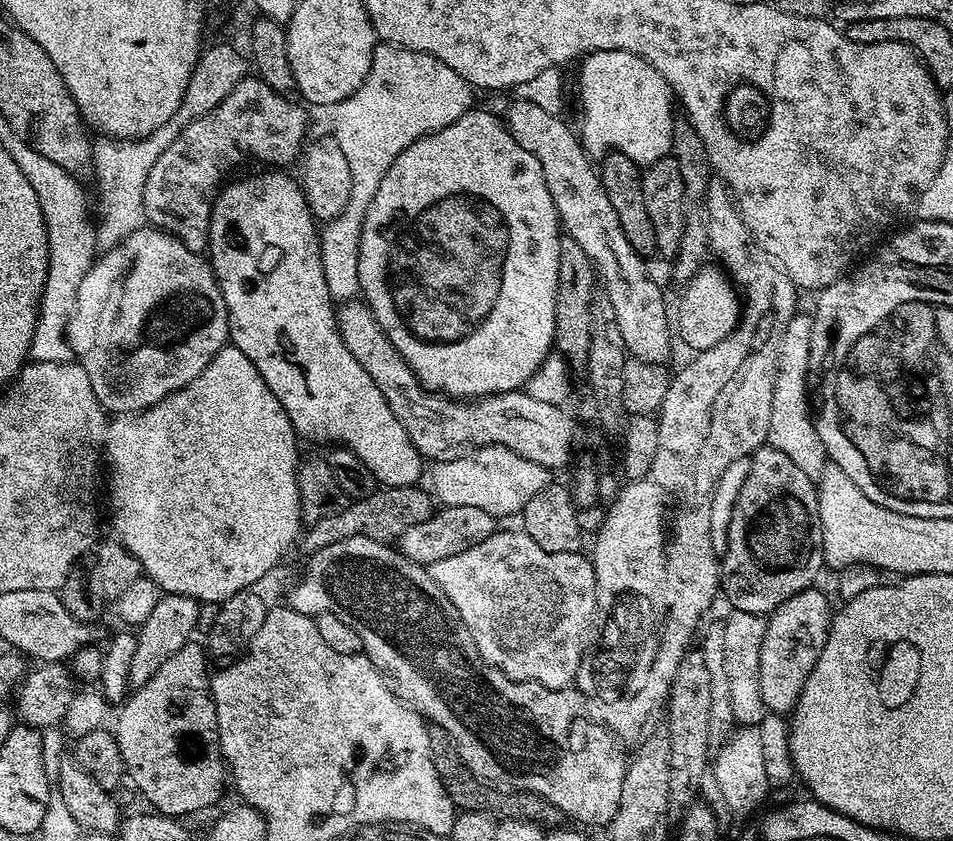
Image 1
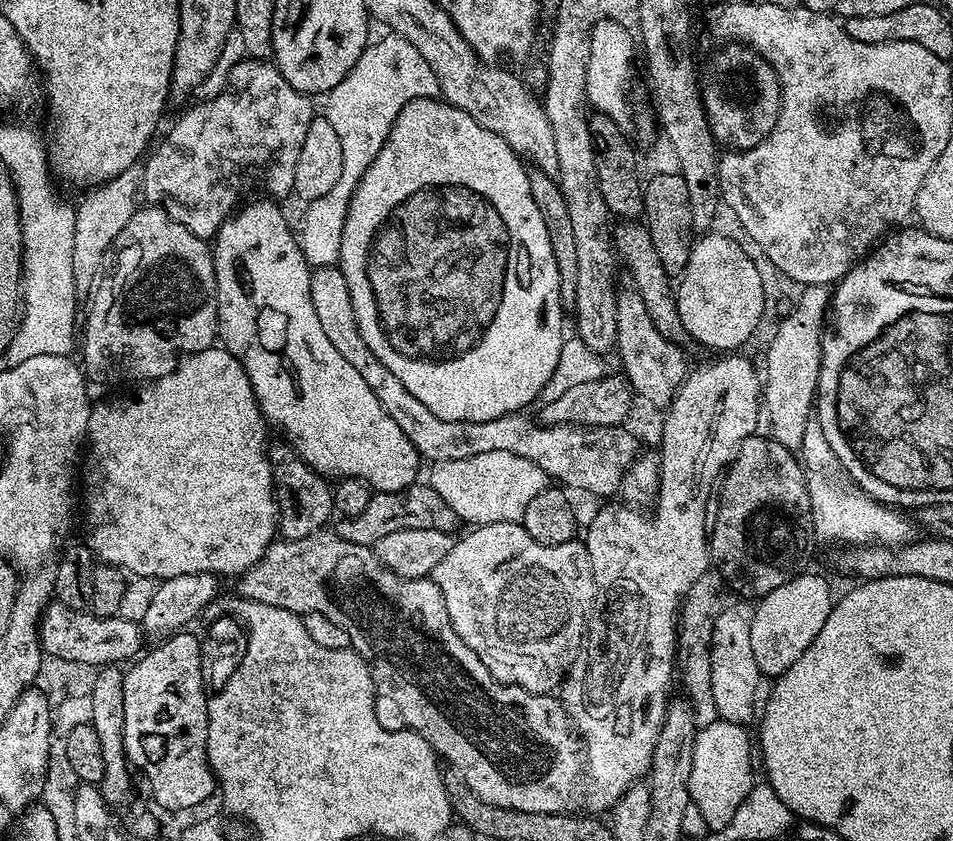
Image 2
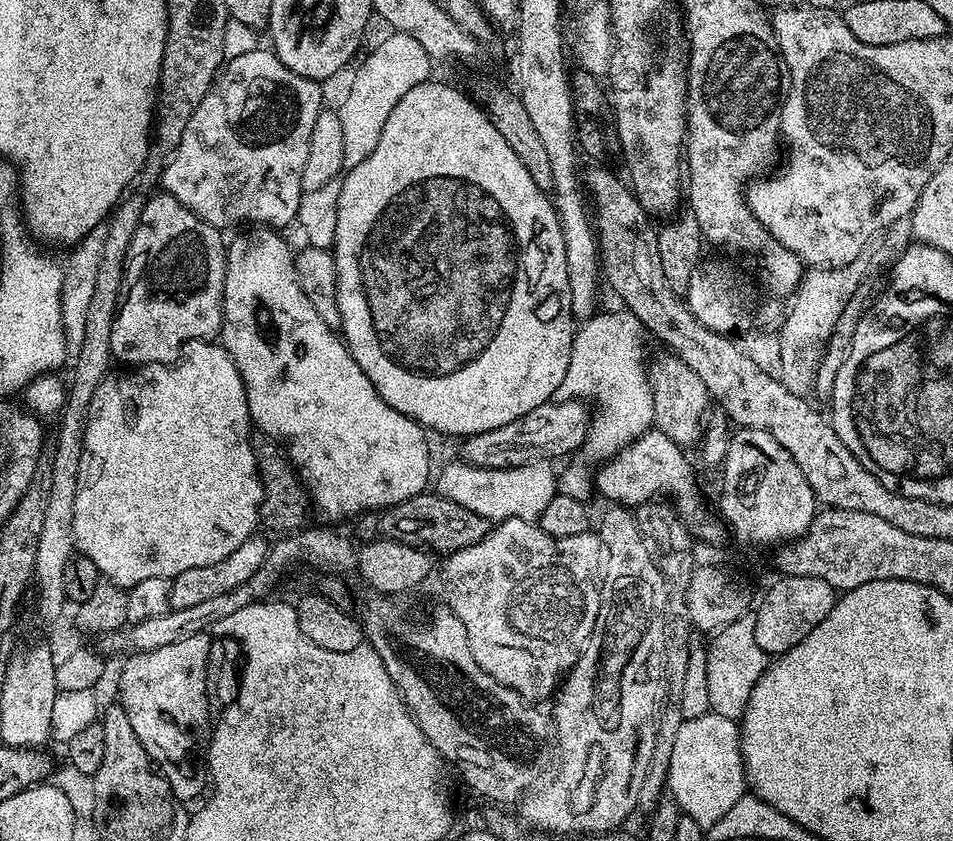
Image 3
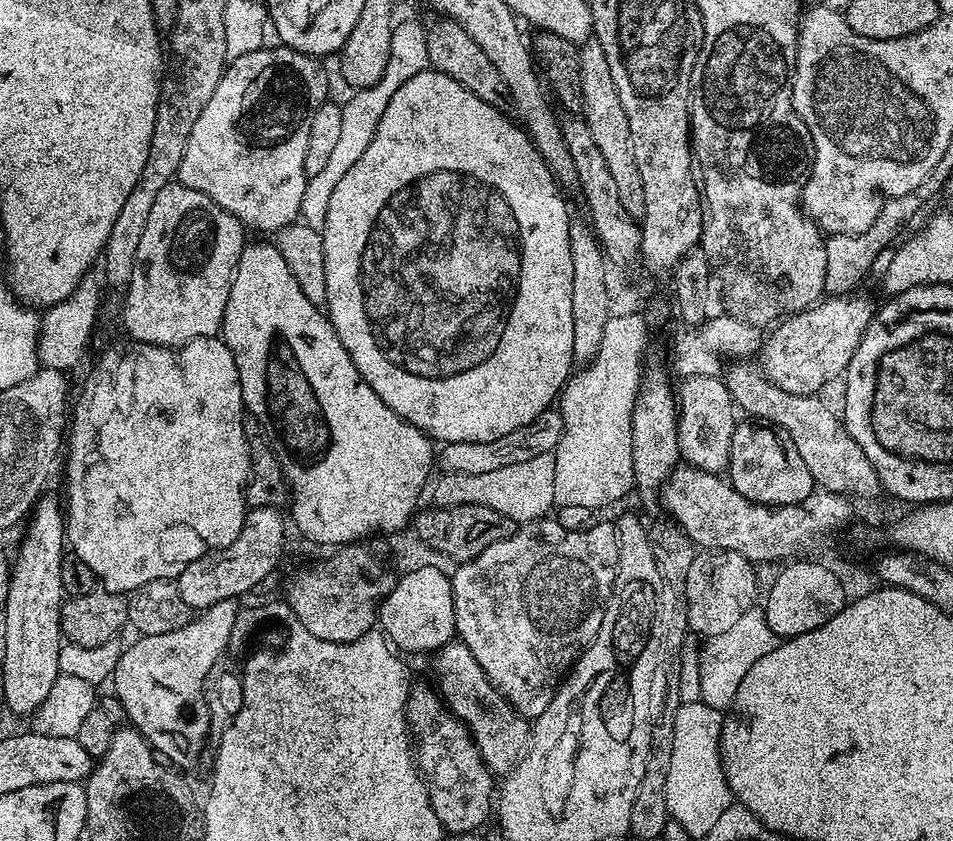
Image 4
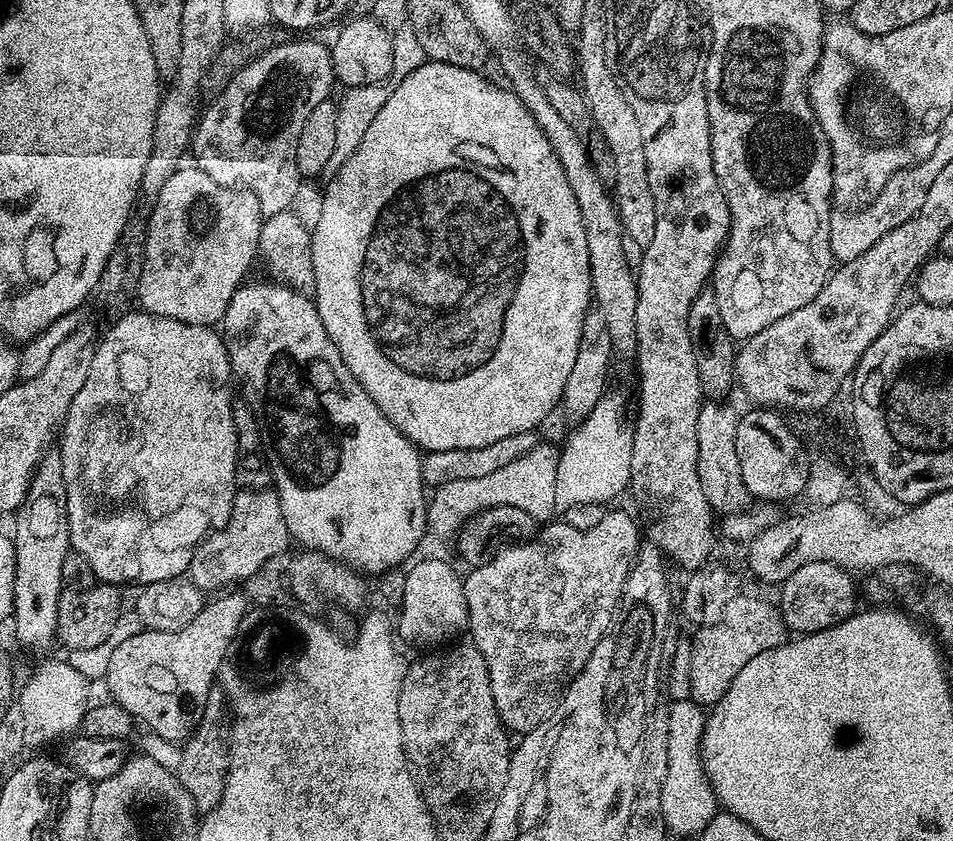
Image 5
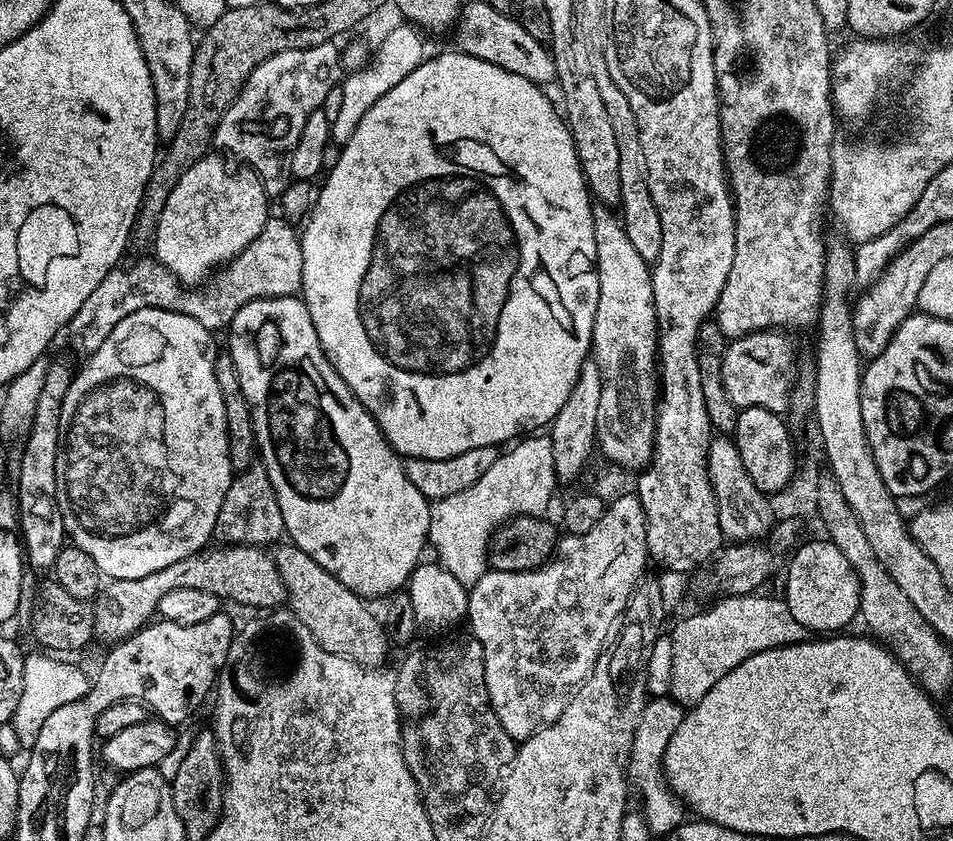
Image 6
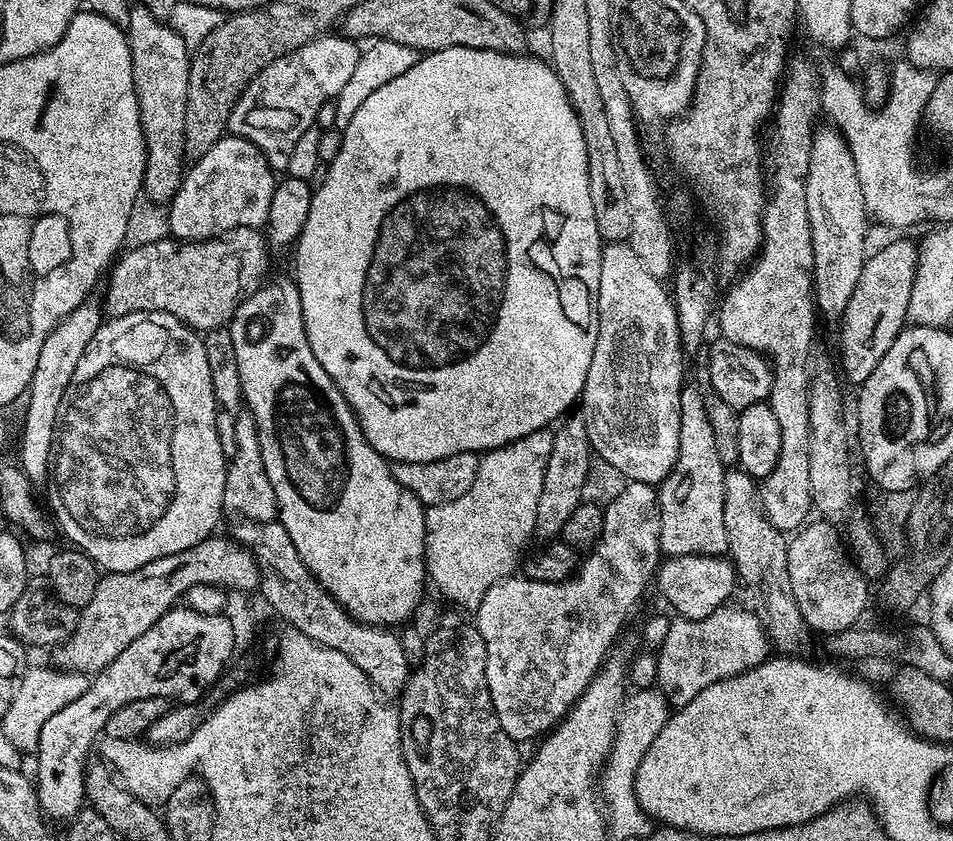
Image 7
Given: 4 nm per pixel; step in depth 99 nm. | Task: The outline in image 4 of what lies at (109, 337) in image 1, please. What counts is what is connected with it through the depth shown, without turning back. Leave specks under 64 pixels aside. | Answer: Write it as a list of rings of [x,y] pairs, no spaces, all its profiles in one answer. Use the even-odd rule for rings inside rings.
[[[173,182],[162,186],[162,191],[158,198],[154,198],[154,206],[150,206],[150,218],[146,218],[146,227],[142,229],[142,239],[138,242],[138,254],[132,267],[132,277],[128,279],[124,296],[124,328],[129,332],[133,341],[142,344],[161,344],[163,348],[179,348],[188,344],[192,340],[197,340],[203,336],[216,336],[221,331],[224,322],[224,311],[226,302],[230,298],[230,286],[238,266],[238,258],[242,254],[246,243],[246,229],[241,224],[240,219],[218,206],[206,194],[198,190],[190,190],[190,186],[179,182]]]

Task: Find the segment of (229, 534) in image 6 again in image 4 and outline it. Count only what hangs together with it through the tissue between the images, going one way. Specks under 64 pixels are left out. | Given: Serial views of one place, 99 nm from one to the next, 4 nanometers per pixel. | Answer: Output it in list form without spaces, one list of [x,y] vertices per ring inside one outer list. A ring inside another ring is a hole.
[[[248,508],[242,530],[238,538],[230,542],[230,546],[220,548],[217,552],[207,552],[202,558],[186,565],[176,577],[174,583],[178,586],[178,594],[182,594],[182,602],[186,602],[186,606],[190,606],[193,610],[203,610],[214,606],[214,602],[241,598],[240,596],[246,595],[251,588],[258,587],[279,566],[280,559],[284,556],[284,520],[286,524],[286,516],[281,509]]]

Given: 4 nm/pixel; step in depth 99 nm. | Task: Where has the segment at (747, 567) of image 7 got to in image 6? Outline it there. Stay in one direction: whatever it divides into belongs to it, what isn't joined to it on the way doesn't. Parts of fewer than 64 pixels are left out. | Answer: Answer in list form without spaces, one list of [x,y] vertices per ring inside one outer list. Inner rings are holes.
[[[720,434],[710,442],[708,451],[708,473],[710,484],[718,502],[718,526],[728,542],[760,542],[771,533],[777,518],[771,512],[769,497],[746,474],[742,454],[738,454],[735,439]]]

